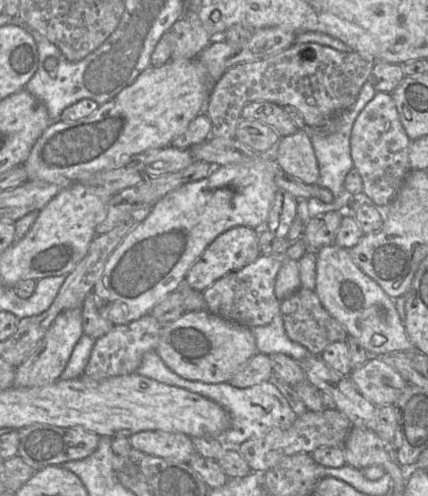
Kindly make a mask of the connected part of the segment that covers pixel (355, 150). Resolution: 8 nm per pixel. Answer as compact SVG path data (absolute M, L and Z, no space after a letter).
M376 92L353 124L350 150L353 167L363 182L364 199L379 209L386 209L393 201L411 171L409 161L411 142L400 121L392 95L387 92Z

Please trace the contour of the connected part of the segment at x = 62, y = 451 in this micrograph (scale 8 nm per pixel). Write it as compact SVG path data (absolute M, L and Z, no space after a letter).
M36 423L18 429L20 456L28 465L40 470L49 465L62 465L68 461L80 460L91 455L98 446L99 435L82 427L58 427Z

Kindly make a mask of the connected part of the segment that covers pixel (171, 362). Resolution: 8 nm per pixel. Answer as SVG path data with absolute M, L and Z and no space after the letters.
M205 309L185 312L177 320L163 324L156 352L182 378L216 384L227 383L258 351L249 327Z

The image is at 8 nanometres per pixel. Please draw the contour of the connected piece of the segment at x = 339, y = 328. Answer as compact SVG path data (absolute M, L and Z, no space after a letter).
M301 287L281 301L280 313L287 336L293 342L307 348L312 355L320 356L329 344L346 341L348 338L346 329L328 313L313 290Z

